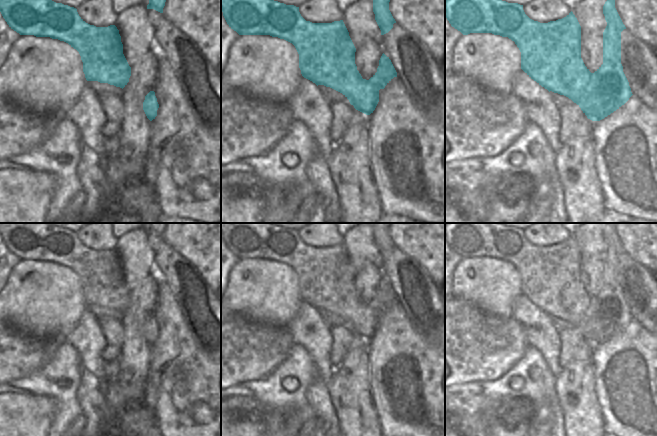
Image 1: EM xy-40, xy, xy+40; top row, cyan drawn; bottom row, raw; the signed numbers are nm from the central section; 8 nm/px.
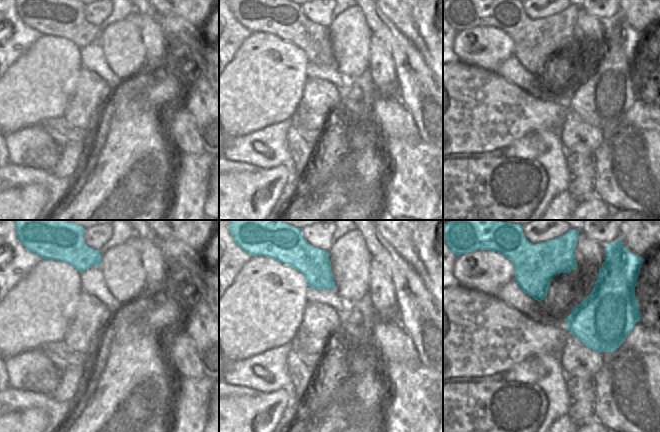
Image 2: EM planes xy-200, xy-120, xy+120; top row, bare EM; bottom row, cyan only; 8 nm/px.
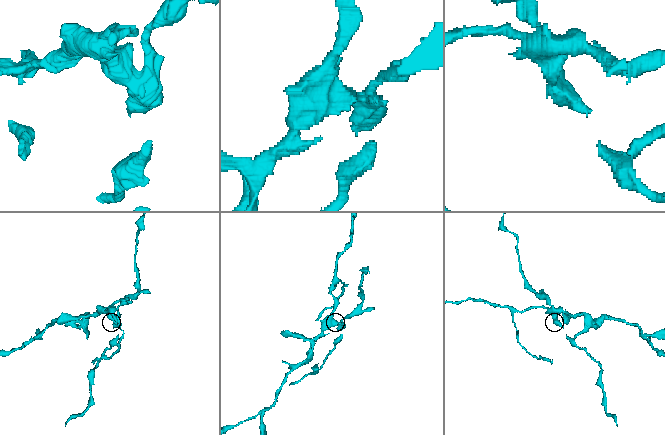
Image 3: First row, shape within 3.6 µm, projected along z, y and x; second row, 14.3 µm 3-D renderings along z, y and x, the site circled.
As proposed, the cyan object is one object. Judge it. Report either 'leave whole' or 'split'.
split

